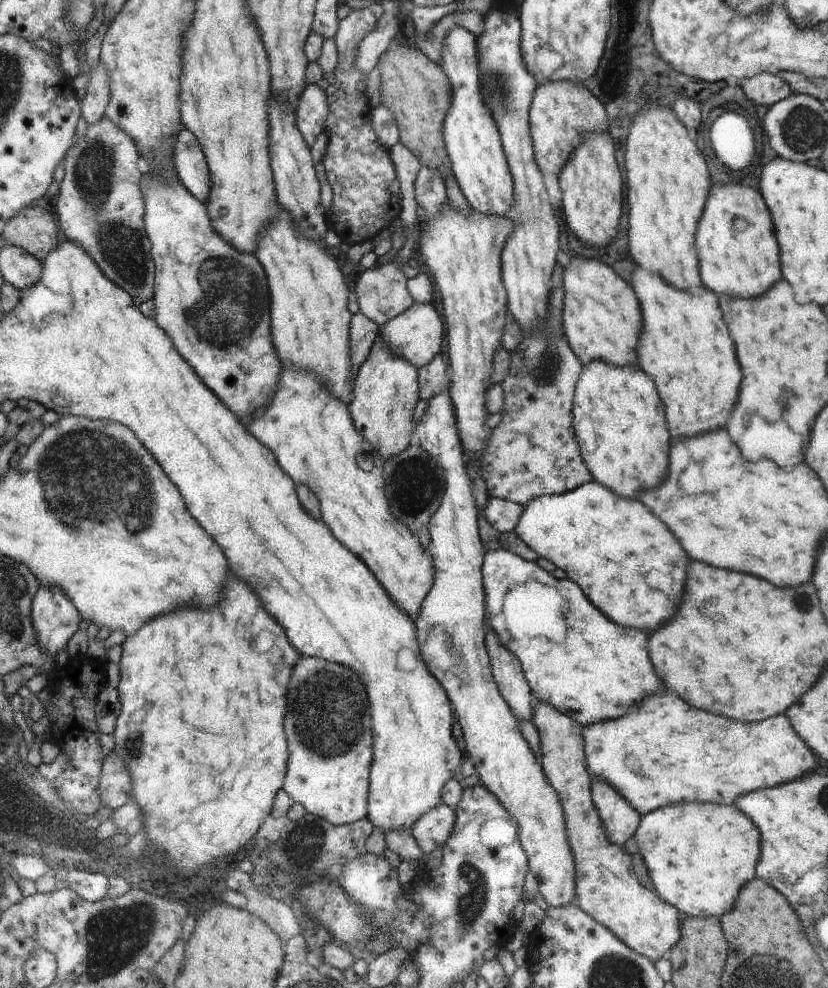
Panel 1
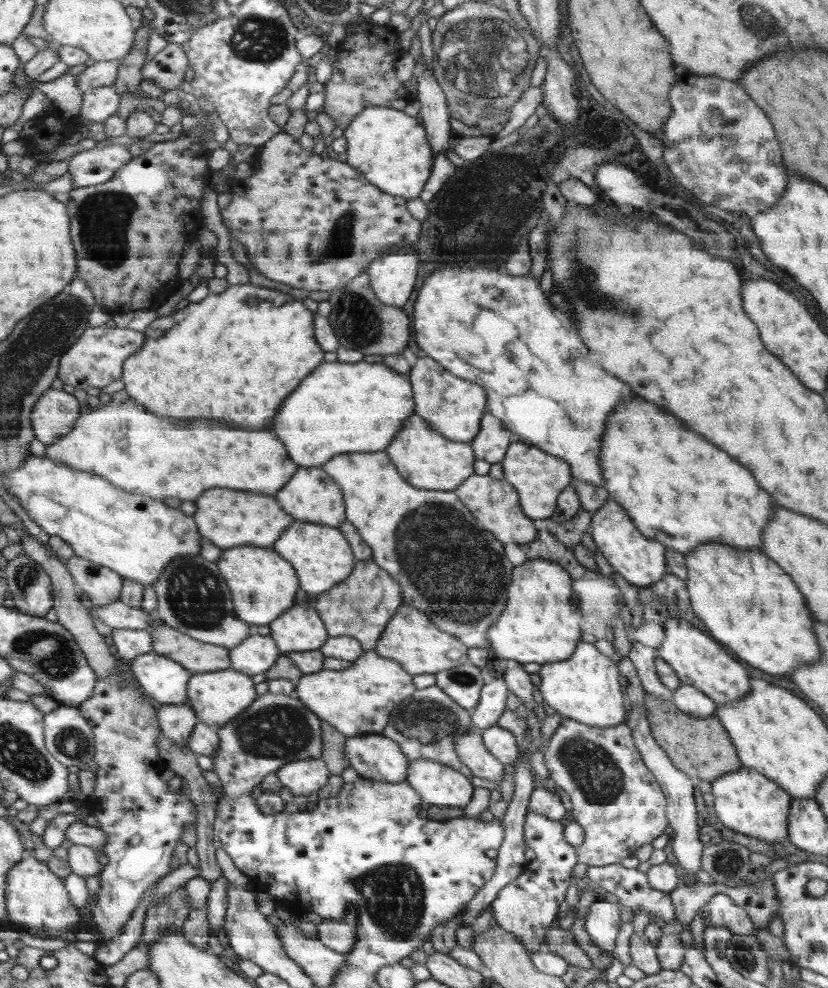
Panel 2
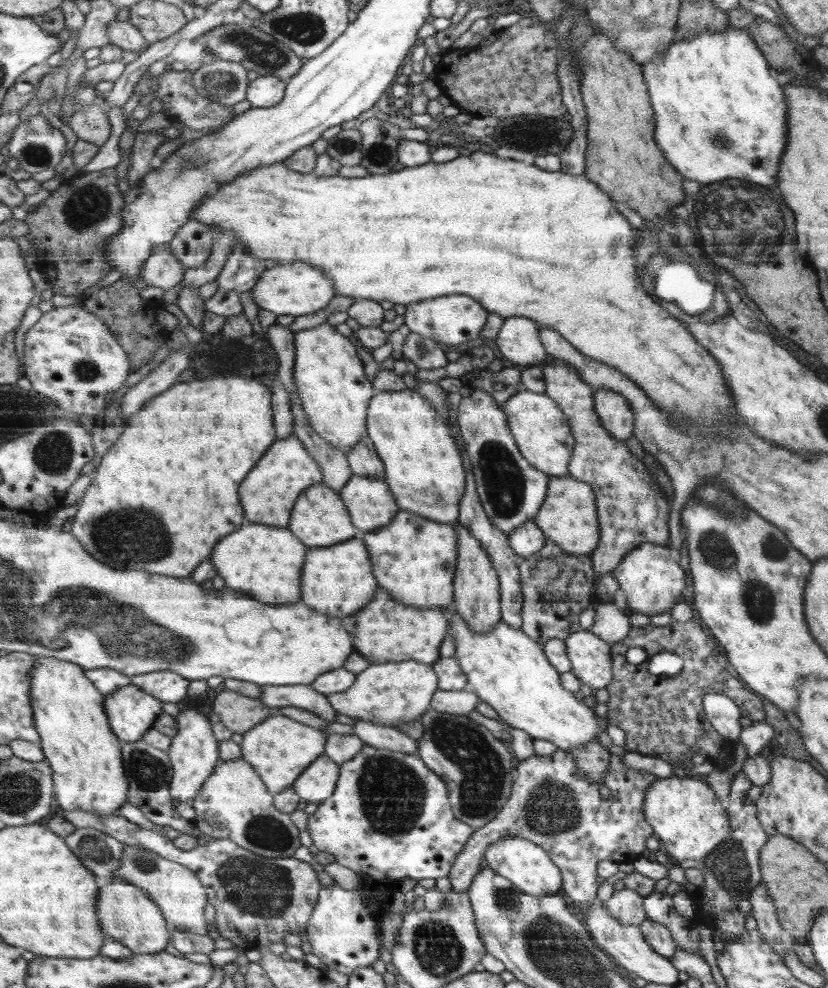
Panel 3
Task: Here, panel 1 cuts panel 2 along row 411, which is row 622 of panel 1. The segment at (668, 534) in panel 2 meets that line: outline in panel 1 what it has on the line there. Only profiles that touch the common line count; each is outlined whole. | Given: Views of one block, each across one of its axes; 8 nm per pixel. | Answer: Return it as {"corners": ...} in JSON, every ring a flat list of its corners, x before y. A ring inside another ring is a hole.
{"corners":[[591,481,568,493,534,498,523,508,514,532,539,557,562,568,567,578,580,582,580,586,588,590,588,598,592,598,592,602,596,602,596,606,600,606,600,610,604,610,604,614,618,626,654,630,672,618,684,592,688,556,672,532,642,502,614,494,602,483]]}

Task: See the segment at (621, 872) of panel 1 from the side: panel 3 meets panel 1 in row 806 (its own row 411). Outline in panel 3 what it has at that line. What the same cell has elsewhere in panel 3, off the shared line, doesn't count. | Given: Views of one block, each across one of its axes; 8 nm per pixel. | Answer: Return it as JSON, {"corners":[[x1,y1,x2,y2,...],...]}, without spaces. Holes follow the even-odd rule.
{"corners":[[553,361,542,369,545,394,566,414,576,440,569,475,591,485,596,496,602,532,599,547,590,553,594,557,596,574,613,572,629,552,644,544,666,547,670,506,656,477,646,470,642,459,628,450,625,441,613,437,602,426,599,414,594,411,594,388,581,379,574,365]]}

